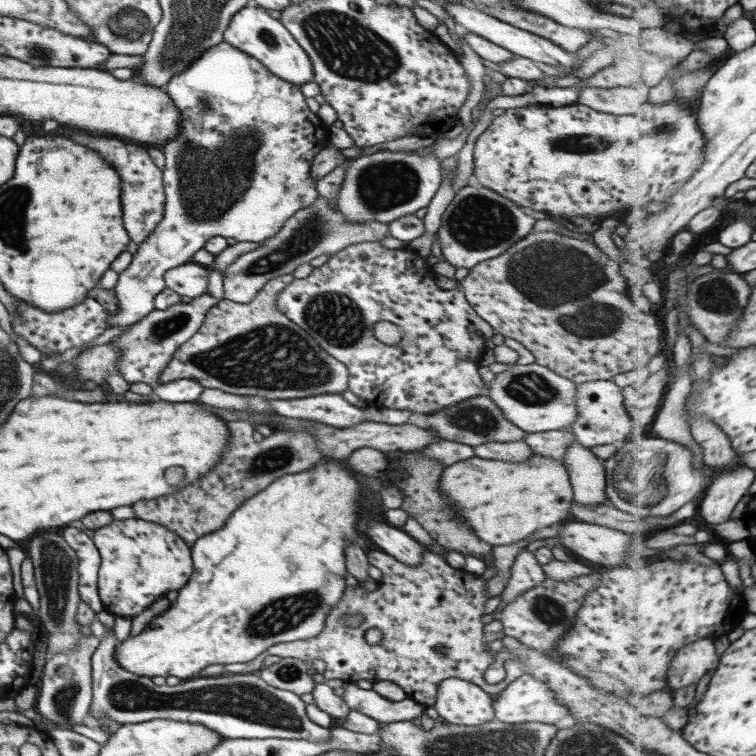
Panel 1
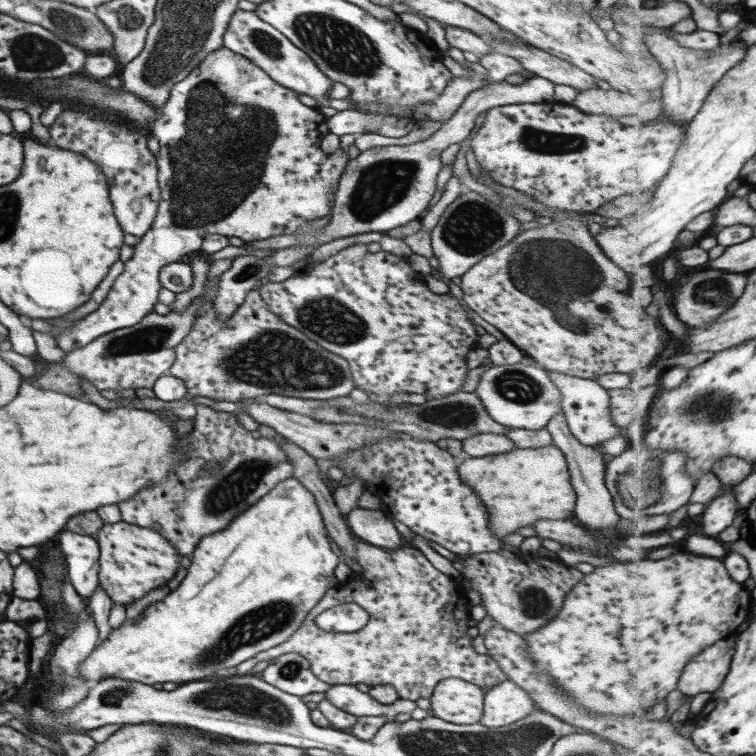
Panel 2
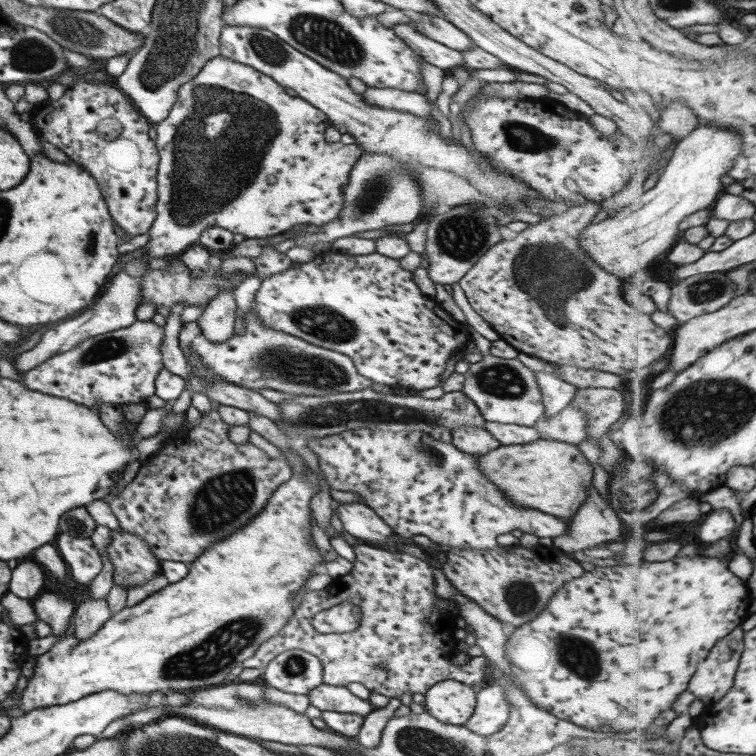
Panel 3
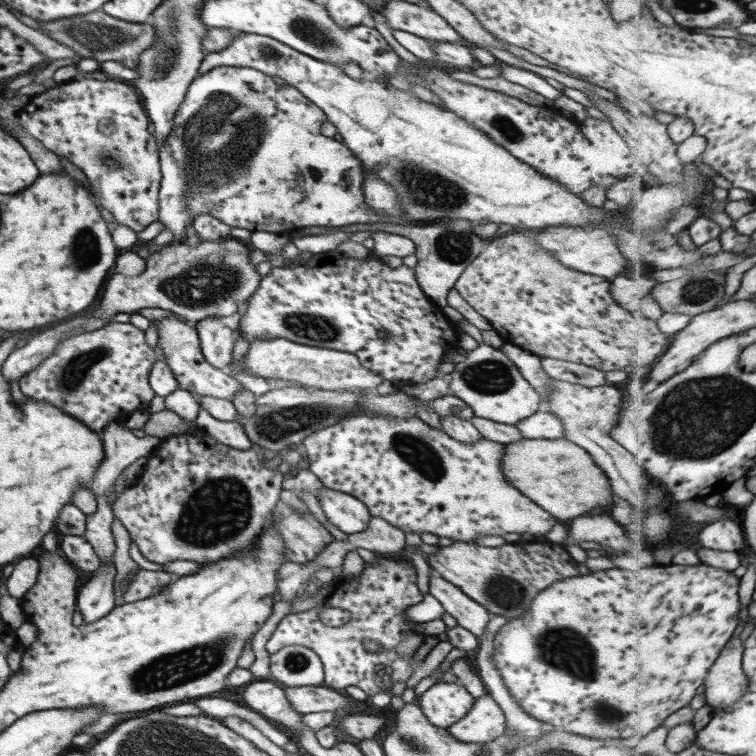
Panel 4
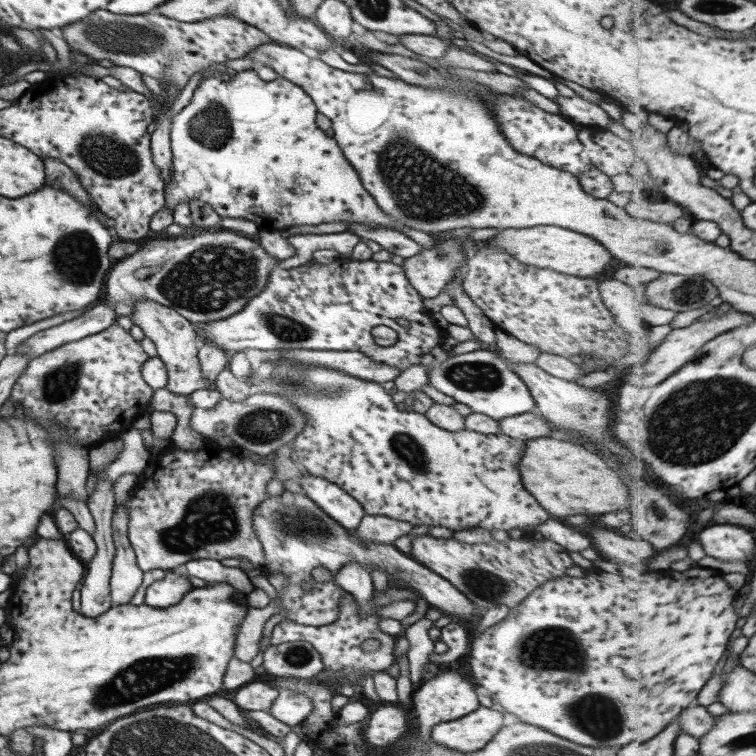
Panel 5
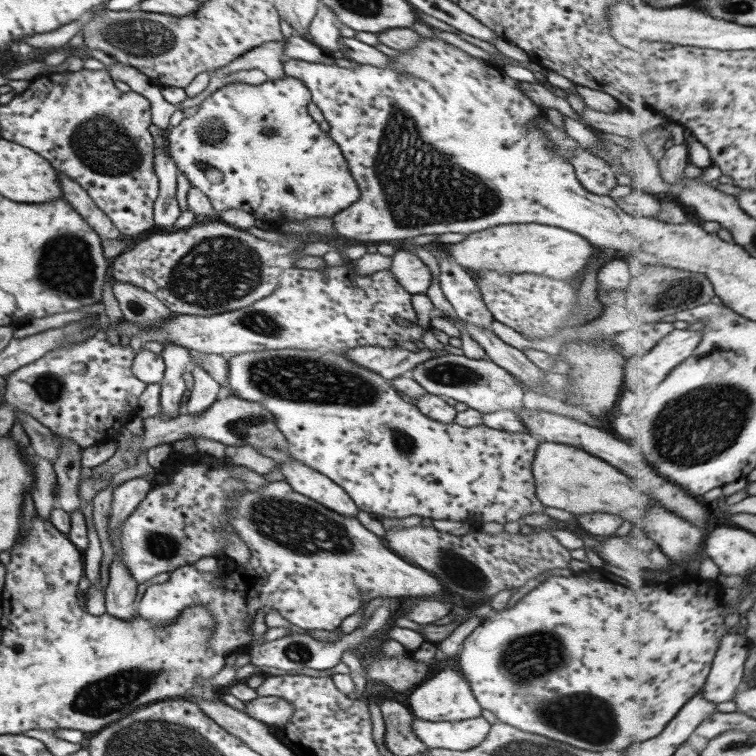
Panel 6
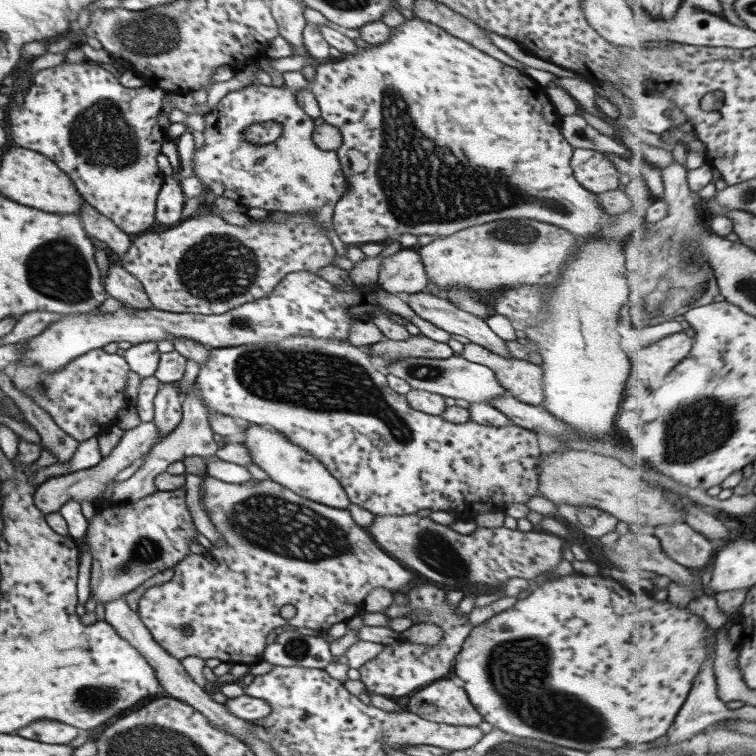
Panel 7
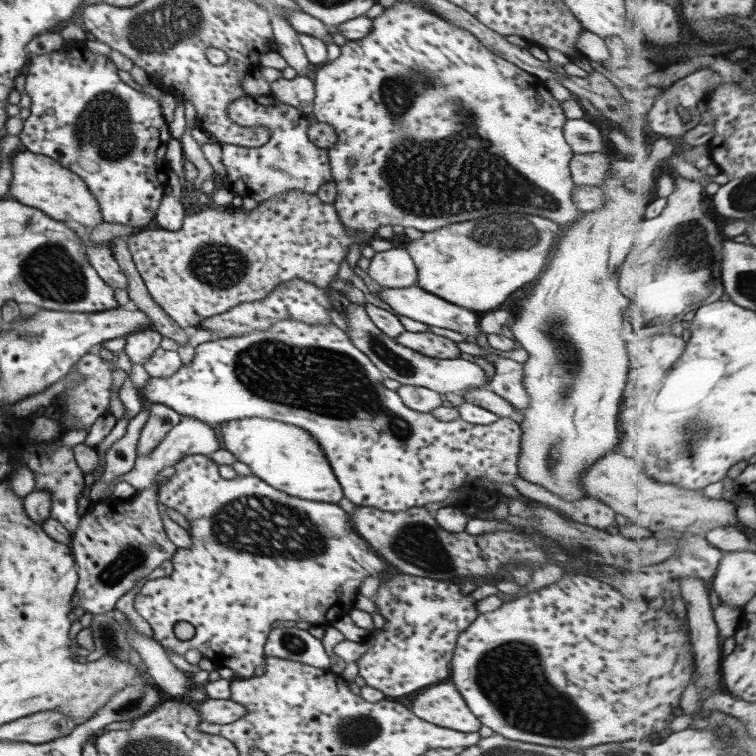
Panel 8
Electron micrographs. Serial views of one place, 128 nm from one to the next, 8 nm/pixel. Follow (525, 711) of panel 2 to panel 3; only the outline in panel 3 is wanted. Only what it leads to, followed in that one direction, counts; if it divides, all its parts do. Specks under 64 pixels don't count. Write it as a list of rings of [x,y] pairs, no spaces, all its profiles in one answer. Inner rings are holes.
[[[487,683],[477,693],[474,714],[465,726],[480,736],[493,735],[507,723],[510,707],[505,688]]]

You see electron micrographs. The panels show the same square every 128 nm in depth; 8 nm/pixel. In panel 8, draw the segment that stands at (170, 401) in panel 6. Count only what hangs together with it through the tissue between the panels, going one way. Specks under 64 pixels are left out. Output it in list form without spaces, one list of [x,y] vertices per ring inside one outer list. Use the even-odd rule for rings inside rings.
[[[152,403],[149,417],[142,428],[137,444],[137,458],[149,455],[153,448],[172,430],[181,419],[181,414],[165,404]]]

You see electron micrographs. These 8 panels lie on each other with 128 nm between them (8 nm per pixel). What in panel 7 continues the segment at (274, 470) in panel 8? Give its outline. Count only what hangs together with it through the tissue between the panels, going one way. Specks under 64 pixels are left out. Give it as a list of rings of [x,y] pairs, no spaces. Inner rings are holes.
[[[248,423],[245,430],[245,440],[240,442],[249,448],[253,462],[268,473],[270,480],[288,490],[292,490],[302,498],[308,498],[318,504],[336,509],[348,509],[350,499],[347,498],[340,482],[331,472],[309,452],[288,440],[281,432],[268,431],[260,424]]]

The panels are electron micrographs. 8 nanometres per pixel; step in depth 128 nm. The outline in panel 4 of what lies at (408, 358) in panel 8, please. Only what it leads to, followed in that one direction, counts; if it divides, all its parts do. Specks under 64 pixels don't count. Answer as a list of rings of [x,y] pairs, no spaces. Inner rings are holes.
[[[467,319],[456,320],[458,326],[473,337],[479,346],[466,353],[468,357],[463,362],[456,363],[456,368],[450,376],[450,393],[464,401],[473,413],[480,418],[487,418],[500,424],[515,425],[541,410],[542,396],[522,376],[521,370],[499,349],[484,342],[481,330]]]

